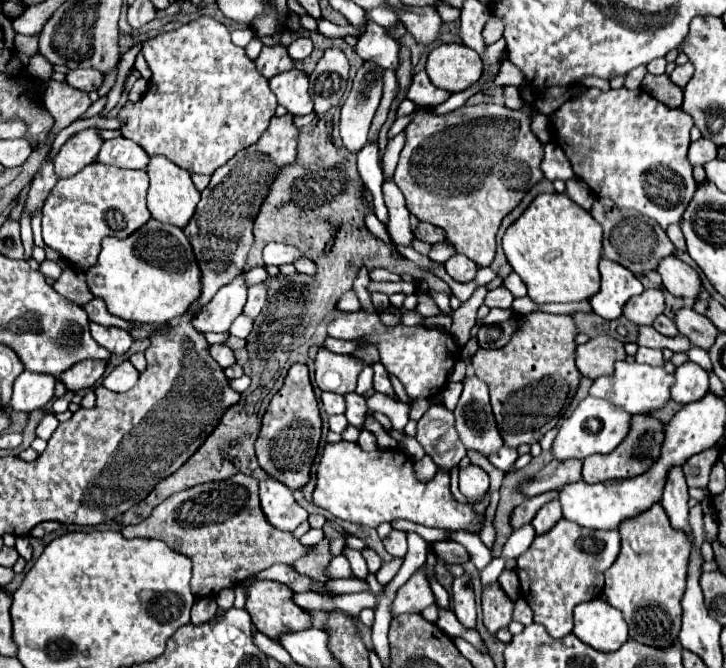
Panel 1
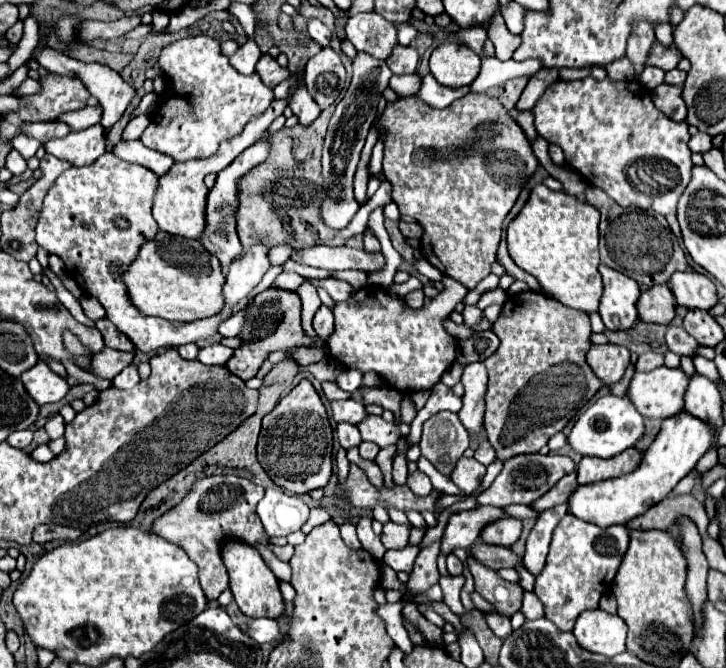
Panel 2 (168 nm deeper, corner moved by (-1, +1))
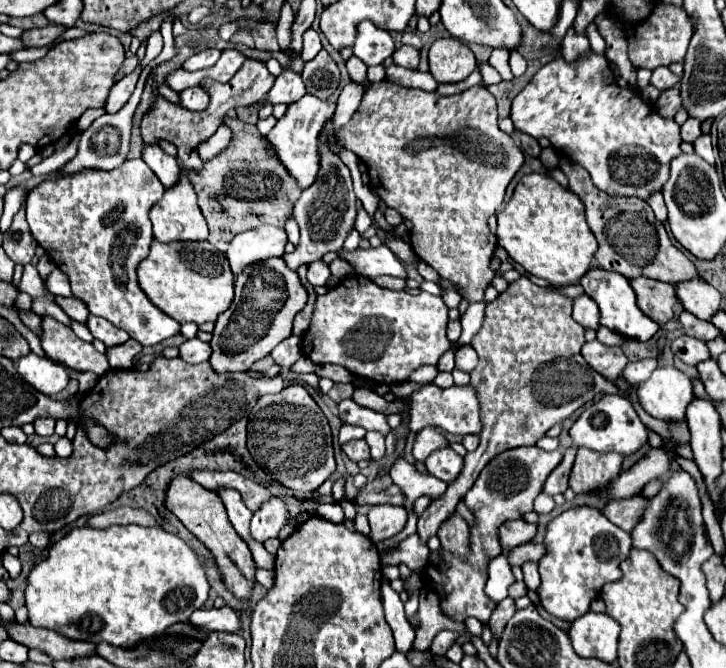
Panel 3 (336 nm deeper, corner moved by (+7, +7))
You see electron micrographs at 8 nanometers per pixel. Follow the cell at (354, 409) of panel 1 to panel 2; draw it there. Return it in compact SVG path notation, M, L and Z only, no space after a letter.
M368 415L360 425L358 425L362 439L376 443L380 449L386 449L390 445L396 445L400 437L406 437L410 433L410 425L406 423L386 423L382 417Z

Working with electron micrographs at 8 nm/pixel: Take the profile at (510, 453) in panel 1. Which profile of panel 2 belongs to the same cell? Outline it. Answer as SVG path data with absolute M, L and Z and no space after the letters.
M482 441L478 445L478 449L474 451L474 459L480 461L482 465L490 465L494 461L494 449L492 449L492 445L488 441Z

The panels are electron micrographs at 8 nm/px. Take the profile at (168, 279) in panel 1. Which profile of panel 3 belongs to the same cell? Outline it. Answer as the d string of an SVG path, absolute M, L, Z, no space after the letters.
M152 241L148 257L136 267L136 275L146 297L160 311L180 323L214 323L234 299L234 277L228 267L228 259L208 241Z

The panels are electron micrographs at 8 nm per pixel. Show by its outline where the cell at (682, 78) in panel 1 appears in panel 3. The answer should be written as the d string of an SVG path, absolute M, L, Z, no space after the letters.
M656 67L652 71L652 79L650 79L650 85L654 85L656 89L664 91L664 89L670 89L678 83L678 77L668 69L668 67Z

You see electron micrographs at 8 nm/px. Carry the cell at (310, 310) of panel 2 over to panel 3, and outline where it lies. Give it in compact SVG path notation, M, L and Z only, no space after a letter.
M290 217L286 222L285 230L288 236L288 241L297 247L300 239L300 229L293 217Z

